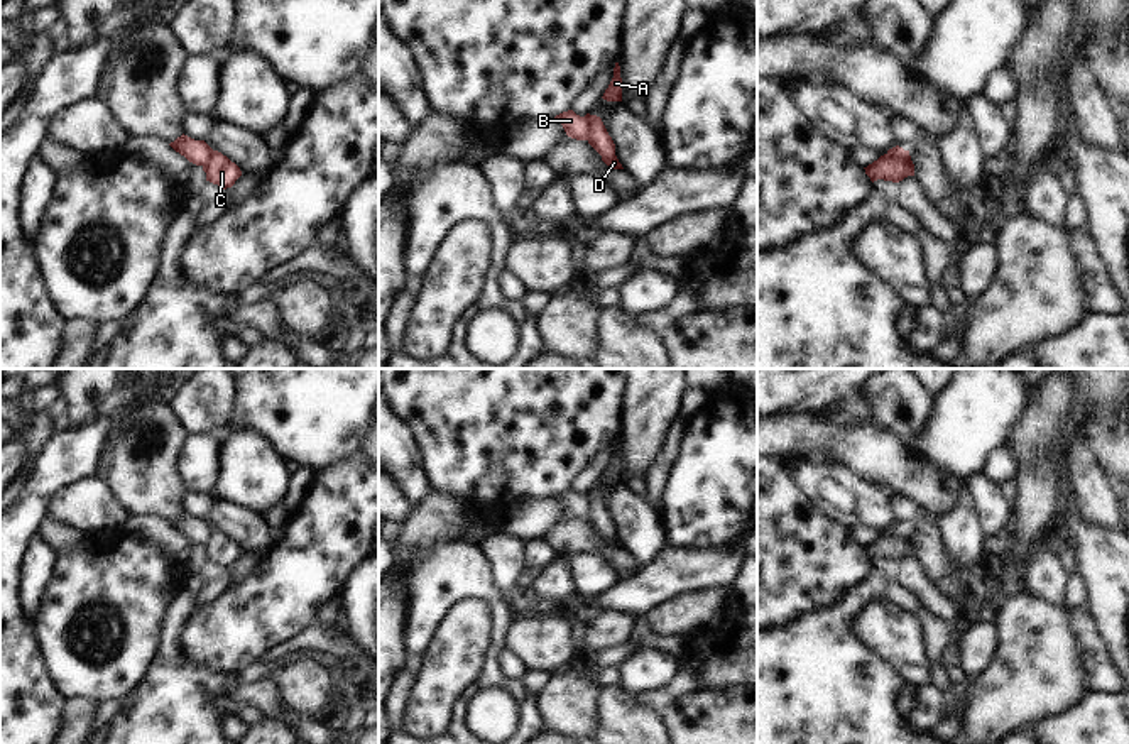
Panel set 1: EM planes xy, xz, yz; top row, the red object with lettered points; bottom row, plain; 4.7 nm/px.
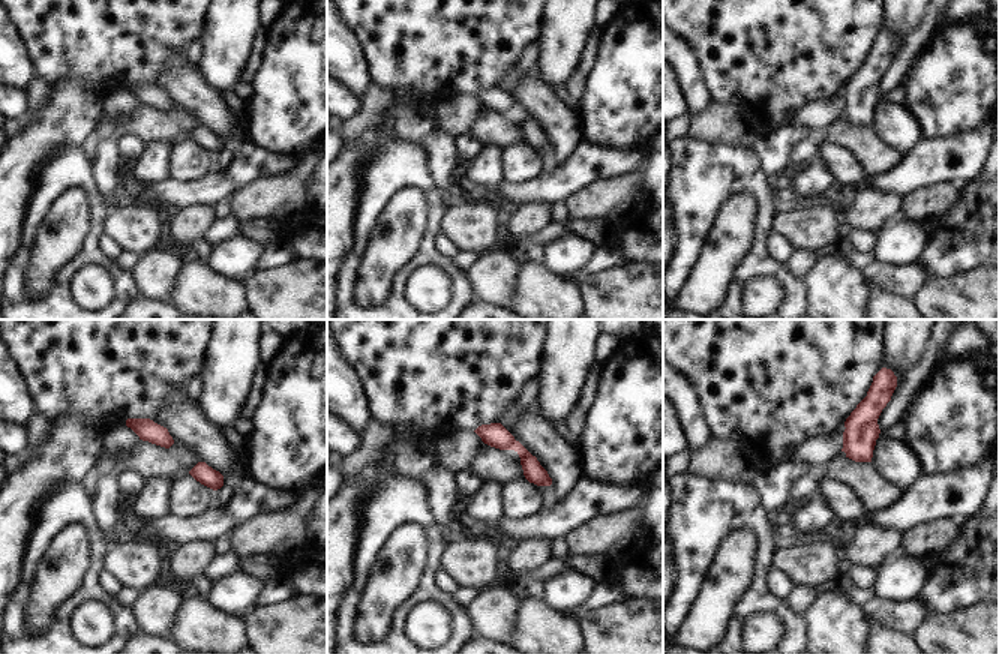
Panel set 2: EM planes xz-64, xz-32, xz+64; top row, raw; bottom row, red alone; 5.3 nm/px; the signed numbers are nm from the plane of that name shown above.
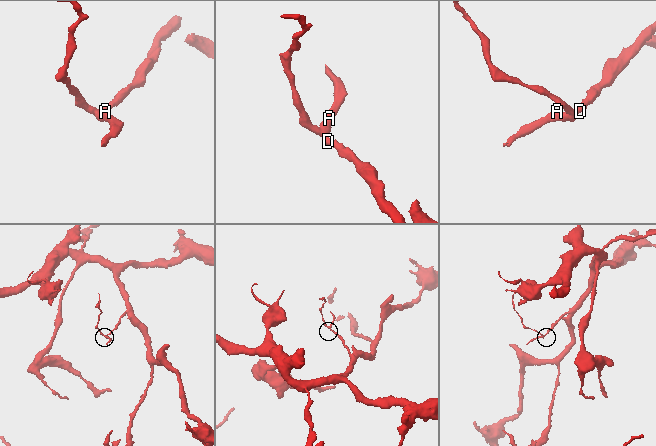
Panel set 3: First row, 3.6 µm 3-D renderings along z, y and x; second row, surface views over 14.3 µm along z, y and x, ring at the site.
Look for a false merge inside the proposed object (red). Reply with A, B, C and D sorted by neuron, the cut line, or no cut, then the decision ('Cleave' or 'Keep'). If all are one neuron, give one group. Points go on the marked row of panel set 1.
Groups: A C D / B. Split along xz (585, 115), (587, 139). Cleave.

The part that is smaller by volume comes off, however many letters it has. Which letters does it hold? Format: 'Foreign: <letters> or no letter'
Foreign: B

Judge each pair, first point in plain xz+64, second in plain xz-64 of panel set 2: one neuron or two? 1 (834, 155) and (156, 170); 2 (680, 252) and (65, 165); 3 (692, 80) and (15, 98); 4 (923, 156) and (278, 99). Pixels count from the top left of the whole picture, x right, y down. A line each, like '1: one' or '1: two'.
1: two
2: one
3: two
4: two

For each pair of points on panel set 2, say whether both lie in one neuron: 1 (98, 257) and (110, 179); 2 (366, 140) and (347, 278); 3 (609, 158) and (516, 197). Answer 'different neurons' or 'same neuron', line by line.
1: different neurons
2: different neurons
3: same neuron

